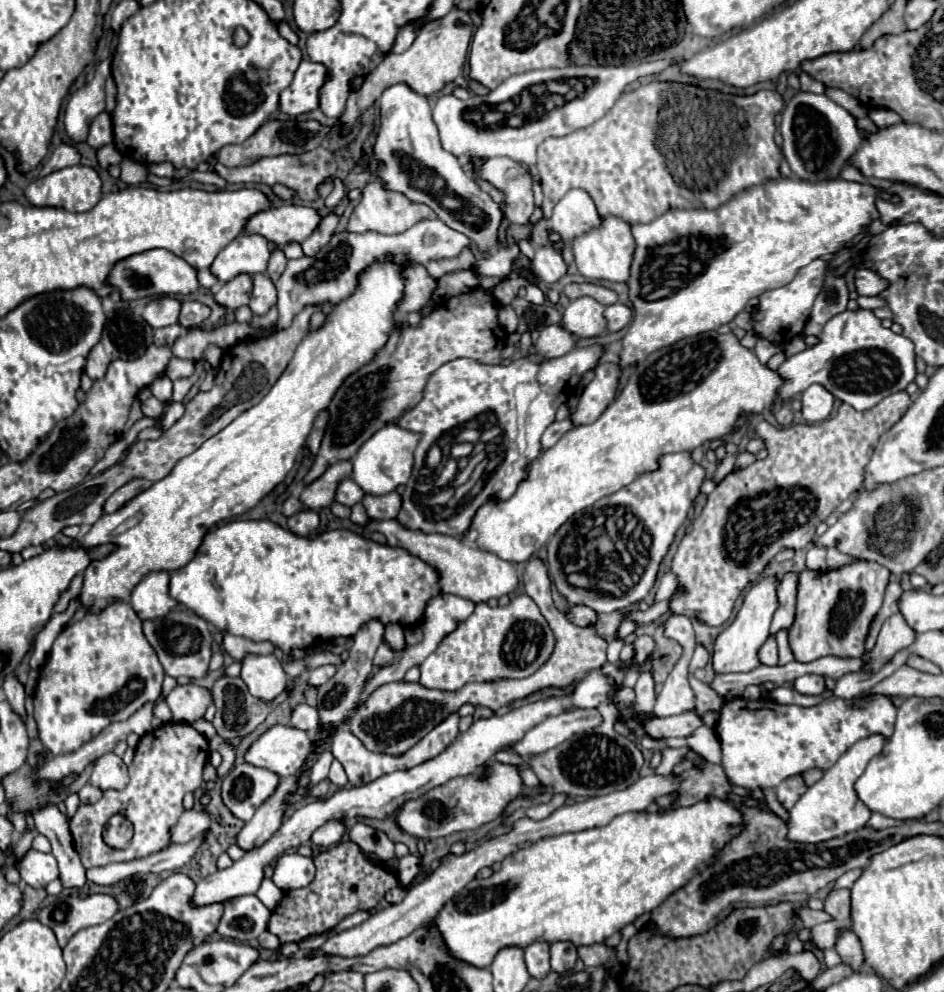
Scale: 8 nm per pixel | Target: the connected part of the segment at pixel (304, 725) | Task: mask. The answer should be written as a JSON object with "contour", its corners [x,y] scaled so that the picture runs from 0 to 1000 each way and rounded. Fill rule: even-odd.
{"contour":[[[316,710],[309,718],[309,724],[307,724],[307,730],[311,734],[318,734],[318,736],[324,736],[324,738],[333,738],[337,734],[337,718],[335,714],[326,712],[326,710]]]}

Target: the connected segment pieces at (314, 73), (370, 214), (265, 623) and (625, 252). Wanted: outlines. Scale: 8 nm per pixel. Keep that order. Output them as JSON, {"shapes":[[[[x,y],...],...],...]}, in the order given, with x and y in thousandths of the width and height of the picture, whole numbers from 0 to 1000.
{"shapes":[[[[320,60],[309,85],[297,95],[297,111],[307,117],[316,117],[337,109],[339,89],[345,85],[350,73],[343,65]]],[[[392,177],[392,183],[386,188],[383,196],[386,198],[383,198],[381,206],[375,210],[375,214],[369,220],[369,228],[367,228],[369,234],[394,232],[394,234],[403,234],[403,236],[424,236],[445,222],[462,220],[462,214],[458,214],[458,210],[453,210],[451,206],[436,206],[436,202],[432,202],[428,196],[407,190],[407,183],[398,177]]],[[[284,523],[245,524],[231,529],[216,540],[208,560],[197,571],[180,577],[180,601],[189,609],[235,637],[242,635],[248,641],[261,641],[269,647],[286,645],[301,659],[307,653],[324,653],[358,641],[375,641],[396,621],[407,629],[422,627],[439,631],[447,625],[451,607],[464,597],[462,577],[426,552],[398,548],[371,534],[352,534],[320,542]]],[[[648,218],[642,220],[638,228],[608,240],[604,244],[610,270],[623,282],[646,282],[646,284],[663,284],[667,278],[667,264],[672,254],[672,240],[667,234],[667,226]]]]}

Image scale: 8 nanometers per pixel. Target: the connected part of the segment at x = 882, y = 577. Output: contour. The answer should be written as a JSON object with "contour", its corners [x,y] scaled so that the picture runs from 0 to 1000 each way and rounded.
{"contour":[[[907,565],[905,569],[877,577],[847,577],[843,623],[835,635],[841,665],[860,667],[873,661],[911,663],[915,659],[919,633],[934,611],[941,581],[941,573],[919,565]]]}

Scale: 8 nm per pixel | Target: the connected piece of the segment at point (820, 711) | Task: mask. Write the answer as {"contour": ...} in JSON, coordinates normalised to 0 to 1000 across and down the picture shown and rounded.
{"contour":[[[928,702],[922,706],[913,706],[913,708],[875,704],[873,708],[869,708],[867,712],[860,712],[860,714],[828,712],[822,708],[814,708],[814,710],[818,712],[818,714],[814,714],[818,718],[816,724],[807,716],[807,708],[797,708],[797,706],[788,706],[788,704],[771,706],[765,712],[763,724],[758,730],[758,740],[765,750],[765,774],[778,790],[792,794],[792,796],[820,794],[835,782],[850,780],[856,774],[877,776],[905,748],[909,748],[922,740],[936,740],[939,744],[943,744],[945,736],[947,736],[947,726],[949,726],[947,710],[936,702]]]}

